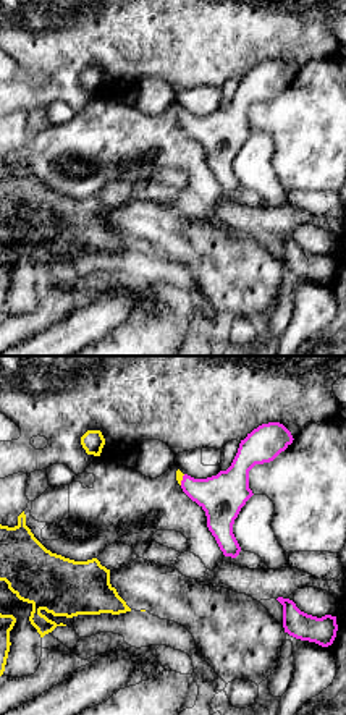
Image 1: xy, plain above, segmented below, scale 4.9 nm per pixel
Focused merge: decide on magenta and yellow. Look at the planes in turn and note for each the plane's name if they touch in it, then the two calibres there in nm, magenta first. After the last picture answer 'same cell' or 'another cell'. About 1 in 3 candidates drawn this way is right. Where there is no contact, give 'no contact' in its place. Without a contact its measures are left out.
contact in xy; calibres 220 and 40 nm

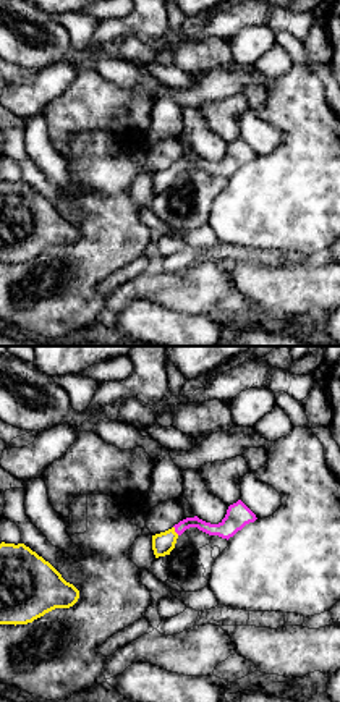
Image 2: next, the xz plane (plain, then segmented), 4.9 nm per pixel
contact in xz; calibres 90 and 110 nm

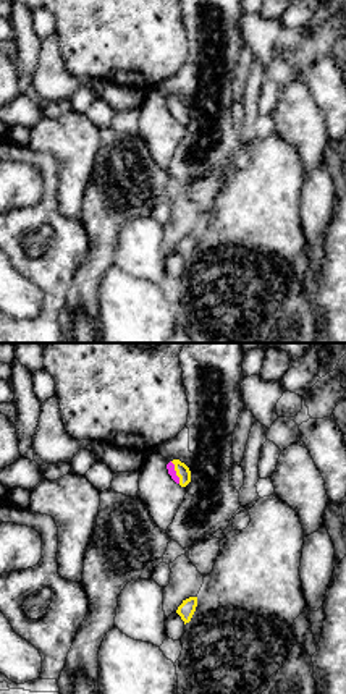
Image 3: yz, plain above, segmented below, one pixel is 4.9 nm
contact in yz; calibres 50 and 70 nm

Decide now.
same cell

